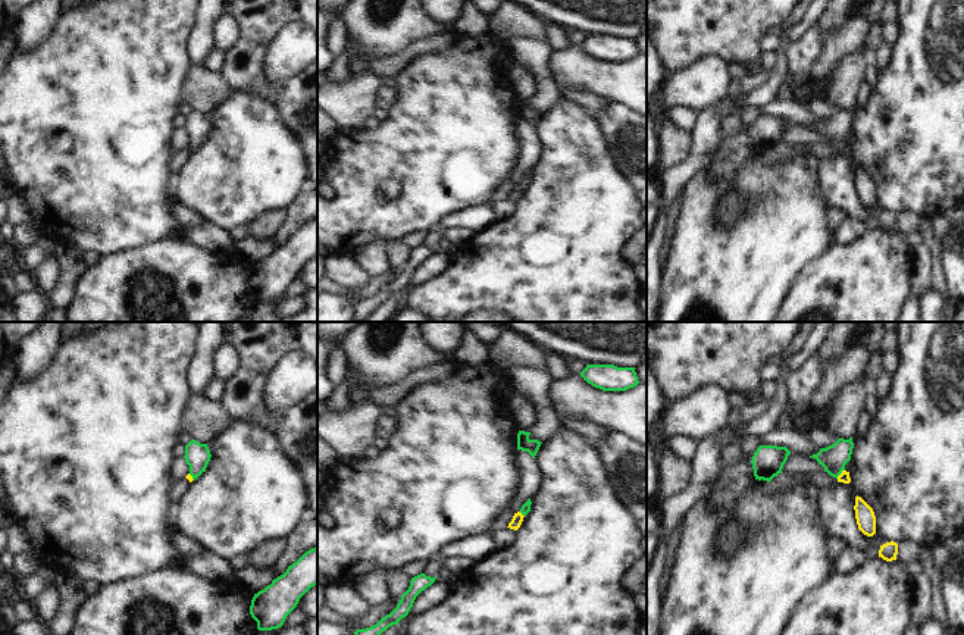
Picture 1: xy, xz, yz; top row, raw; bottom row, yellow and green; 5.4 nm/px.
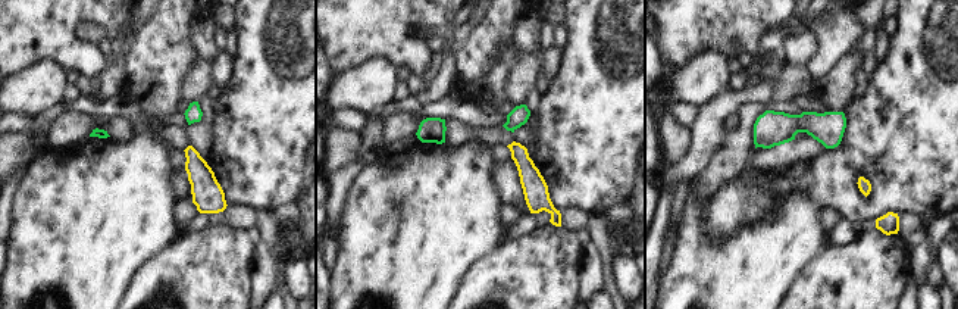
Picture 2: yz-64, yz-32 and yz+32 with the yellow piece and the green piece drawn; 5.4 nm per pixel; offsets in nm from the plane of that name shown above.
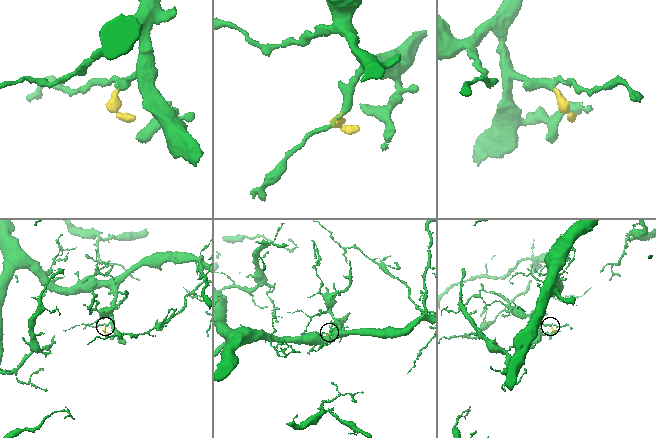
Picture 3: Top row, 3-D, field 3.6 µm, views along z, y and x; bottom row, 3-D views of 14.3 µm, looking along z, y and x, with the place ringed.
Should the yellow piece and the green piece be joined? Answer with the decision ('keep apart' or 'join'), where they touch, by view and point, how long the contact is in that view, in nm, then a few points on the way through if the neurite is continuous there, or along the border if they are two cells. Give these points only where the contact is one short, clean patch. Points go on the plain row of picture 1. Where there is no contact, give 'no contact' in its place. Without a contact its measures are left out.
join | yz (841, 144) | 70 nm | across yz (844, 147), (841, 144), (835, 138), (833, 128)

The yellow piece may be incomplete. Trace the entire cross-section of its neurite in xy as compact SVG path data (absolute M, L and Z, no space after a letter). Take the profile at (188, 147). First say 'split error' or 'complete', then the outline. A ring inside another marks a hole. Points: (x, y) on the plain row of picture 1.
split error | M191 110L185 116L185 132L190 137L190 144L185 147L190 153L197 150L203 143L206 143L206 138L210 132L210 121L207 115L200 115L195 110Z

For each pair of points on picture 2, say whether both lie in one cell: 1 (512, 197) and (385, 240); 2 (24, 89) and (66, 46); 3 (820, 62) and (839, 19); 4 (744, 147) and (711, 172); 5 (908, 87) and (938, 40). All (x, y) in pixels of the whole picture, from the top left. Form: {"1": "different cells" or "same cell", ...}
{"1": "different cells", "2": "different cells", "3": "same cell", "4": "same cell", "5": "same cell"}

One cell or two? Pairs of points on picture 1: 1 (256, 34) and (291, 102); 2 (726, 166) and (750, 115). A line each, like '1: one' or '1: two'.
1: one
2: one

